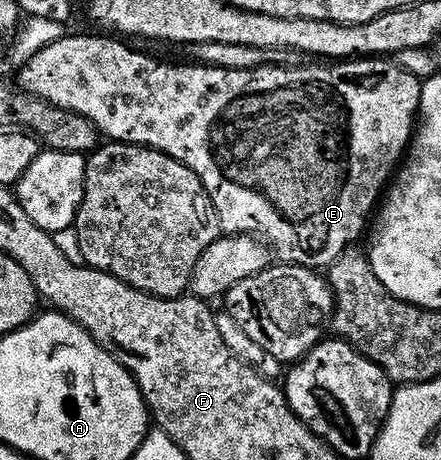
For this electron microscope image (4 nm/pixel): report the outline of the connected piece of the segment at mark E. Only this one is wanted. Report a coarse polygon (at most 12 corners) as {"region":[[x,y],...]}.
{"region":[[67,32],[17,85],[326,268],[413,137],[383,56],[174,66]]}

